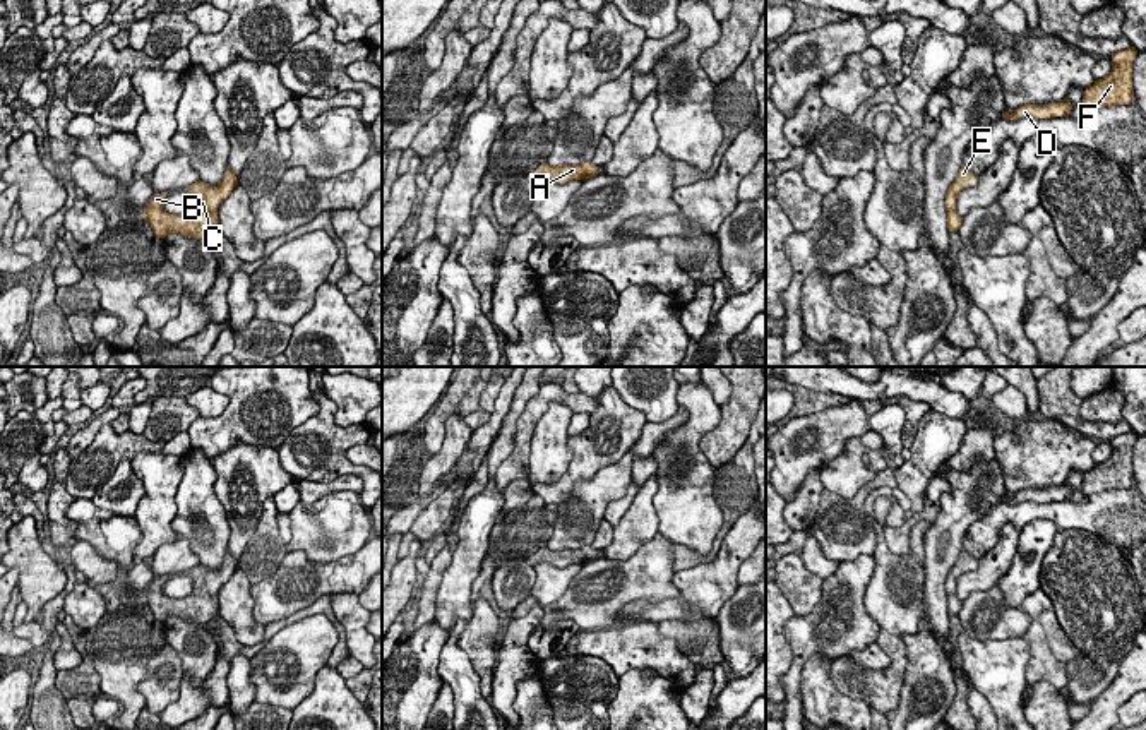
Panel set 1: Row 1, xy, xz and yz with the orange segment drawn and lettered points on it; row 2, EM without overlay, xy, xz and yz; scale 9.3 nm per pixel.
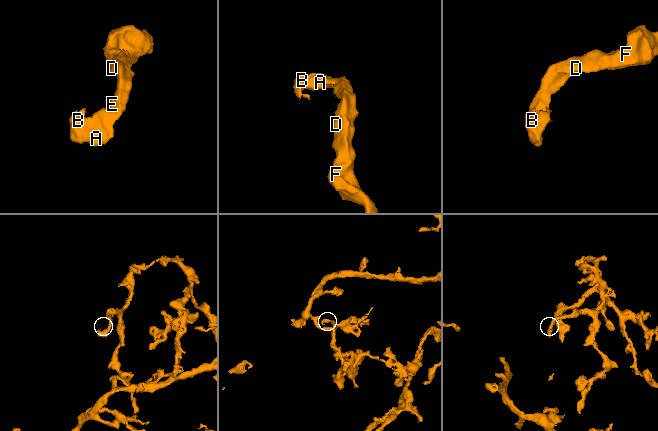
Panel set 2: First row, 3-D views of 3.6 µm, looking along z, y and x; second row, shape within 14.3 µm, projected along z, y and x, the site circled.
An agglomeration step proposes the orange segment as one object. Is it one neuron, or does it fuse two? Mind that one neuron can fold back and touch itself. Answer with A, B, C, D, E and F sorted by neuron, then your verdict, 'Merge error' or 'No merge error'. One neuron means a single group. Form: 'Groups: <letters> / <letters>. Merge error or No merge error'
Groups: A B C D E F. No merge error

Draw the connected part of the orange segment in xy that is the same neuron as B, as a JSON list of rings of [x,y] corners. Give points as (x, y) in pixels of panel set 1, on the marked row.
[[[230,166],[218,187],[209,187],[200,180],[195,182],[187,188],[194,195],[194,206],[187,214],[166,212],[163,209],[166,194],[156,192],[142,218],[151,224],[158,238],[166,238],[168,233],[180,233],[182,236],[194,236],[206,242],[214,231],[218,231],[218,207],[231,194],[236,183],[238,178]]]

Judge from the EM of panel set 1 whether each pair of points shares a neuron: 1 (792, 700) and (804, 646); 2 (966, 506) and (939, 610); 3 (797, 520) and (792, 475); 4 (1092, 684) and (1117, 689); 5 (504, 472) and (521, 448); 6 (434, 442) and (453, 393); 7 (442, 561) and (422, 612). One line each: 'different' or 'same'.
1: same
2: same
3: different
4: different
5: same
6: same
7: same

